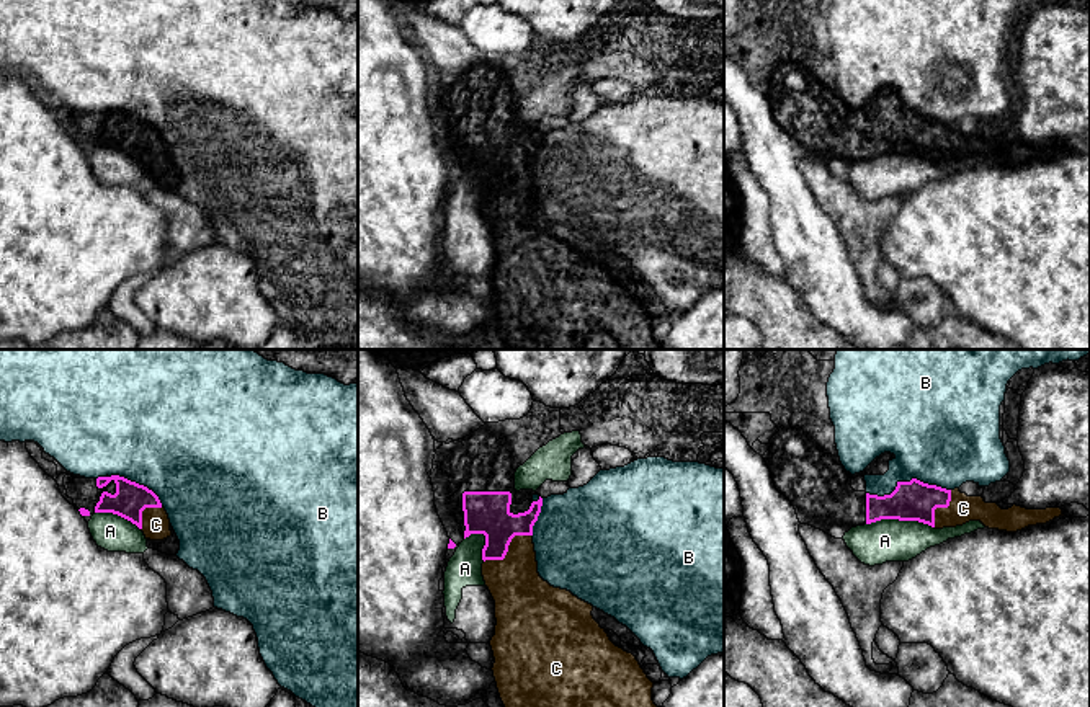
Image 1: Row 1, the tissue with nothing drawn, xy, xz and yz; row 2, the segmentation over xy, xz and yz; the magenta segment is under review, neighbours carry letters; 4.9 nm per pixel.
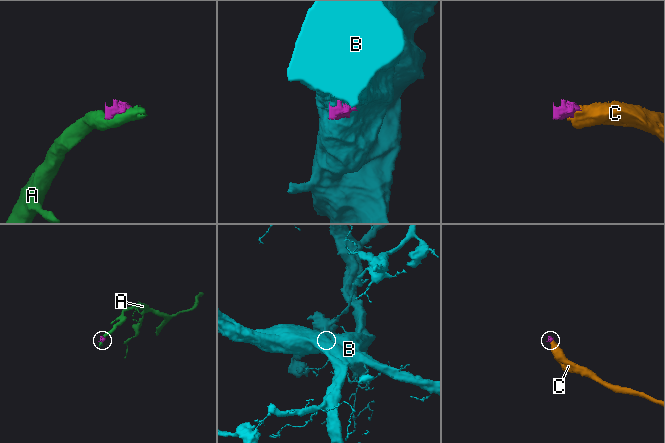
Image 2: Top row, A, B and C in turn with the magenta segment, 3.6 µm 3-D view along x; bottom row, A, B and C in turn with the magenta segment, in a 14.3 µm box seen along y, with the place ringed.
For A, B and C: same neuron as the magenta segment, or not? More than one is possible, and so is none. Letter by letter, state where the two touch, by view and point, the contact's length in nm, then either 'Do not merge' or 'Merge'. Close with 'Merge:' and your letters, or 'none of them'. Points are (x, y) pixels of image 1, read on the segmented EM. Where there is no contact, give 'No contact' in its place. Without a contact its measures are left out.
A: Touches magenta at yz (901, 520). Shared border 340 nm. Do not merge
B: Touches magenta at yz (907, 482). Shared border 420 nm. Do not merge
C: Touches magenta at xz (507, 549). Shared border 280 nm. Merge
Merge: C

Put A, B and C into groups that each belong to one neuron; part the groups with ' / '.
A / B / C

